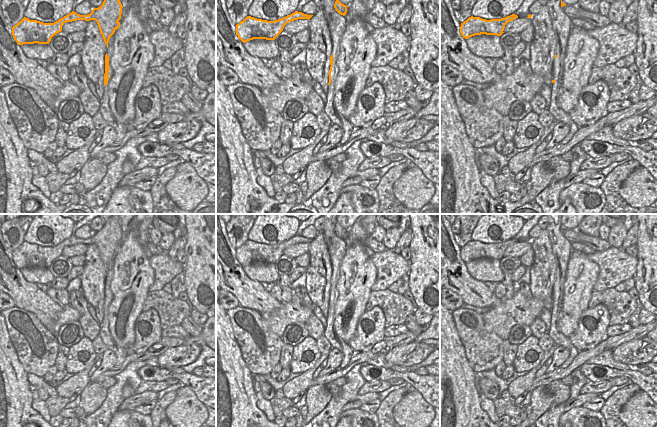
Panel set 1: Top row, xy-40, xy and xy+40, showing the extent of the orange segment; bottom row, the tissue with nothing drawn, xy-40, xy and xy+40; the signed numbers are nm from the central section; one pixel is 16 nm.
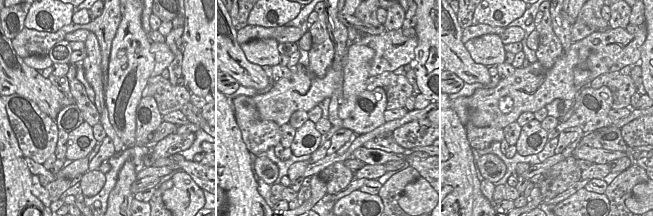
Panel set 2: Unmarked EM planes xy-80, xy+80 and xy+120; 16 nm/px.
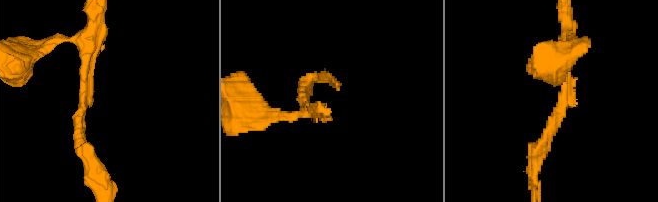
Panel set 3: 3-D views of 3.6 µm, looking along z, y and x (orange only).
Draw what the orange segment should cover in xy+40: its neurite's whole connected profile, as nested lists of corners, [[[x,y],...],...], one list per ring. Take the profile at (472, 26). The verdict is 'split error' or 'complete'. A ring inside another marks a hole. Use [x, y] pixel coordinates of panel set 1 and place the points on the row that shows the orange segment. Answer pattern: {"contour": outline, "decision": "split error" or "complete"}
{"contour": [[[515,14],[505,18],[491,20],[471,16],[461,23],[460,33],[465,39],[481,34],[501,36],[504,33],[505,25],[516,18],[518,16]]], "decision": "complete"}

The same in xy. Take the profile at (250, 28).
{"contour": [[[298,11],[274,21],[247,16],[236,25],[236,35],[243,43],[253,39],[275,40],[287,23],[298,19],[309,20],[312,16]]], "decision": "complete"}

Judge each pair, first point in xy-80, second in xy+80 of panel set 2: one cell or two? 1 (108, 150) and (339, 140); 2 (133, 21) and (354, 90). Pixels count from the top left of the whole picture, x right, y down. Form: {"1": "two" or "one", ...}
{"1": "one", "2": "one"}

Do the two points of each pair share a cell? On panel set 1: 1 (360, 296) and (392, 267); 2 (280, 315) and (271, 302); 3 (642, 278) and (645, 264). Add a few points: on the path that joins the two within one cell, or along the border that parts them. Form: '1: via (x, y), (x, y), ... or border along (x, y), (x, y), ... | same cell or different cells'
1: border along (372, 261), (376, 269), (376, 280), (370, 290) | different cells
2: border along (282, 304), (269, 312), (261, 314) | different cells
3: via (642, 275), (645, 267) | same cell

